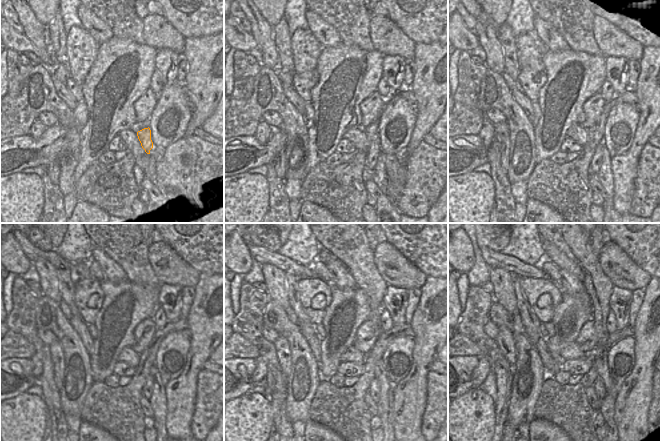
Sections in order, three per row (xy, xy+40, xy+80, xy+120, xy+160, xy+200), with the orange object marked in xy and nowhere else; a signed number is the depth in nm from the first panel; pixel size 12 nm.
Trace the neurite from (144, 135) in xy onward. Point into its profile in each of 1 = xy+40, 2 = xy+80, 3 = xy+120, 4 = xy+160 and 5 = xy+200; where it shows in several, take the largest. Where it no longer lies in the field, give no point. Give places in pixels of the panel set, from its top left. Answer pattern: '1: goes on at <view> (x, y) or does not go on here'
1: goes on at xy+40 (374, 150)
2: goes on at xy+80 (596, 160)
3: goes on at xy+120 (147, 390)
4: goes on at xy+160 (374, 389)
5: goes on at xy+200 (599, 387)

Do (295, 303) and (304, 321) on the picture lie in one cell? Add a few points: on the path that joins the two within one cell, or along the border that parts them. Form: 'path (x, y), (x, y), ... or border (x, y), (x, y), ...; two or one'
path (298, 307), (302, 317); one

